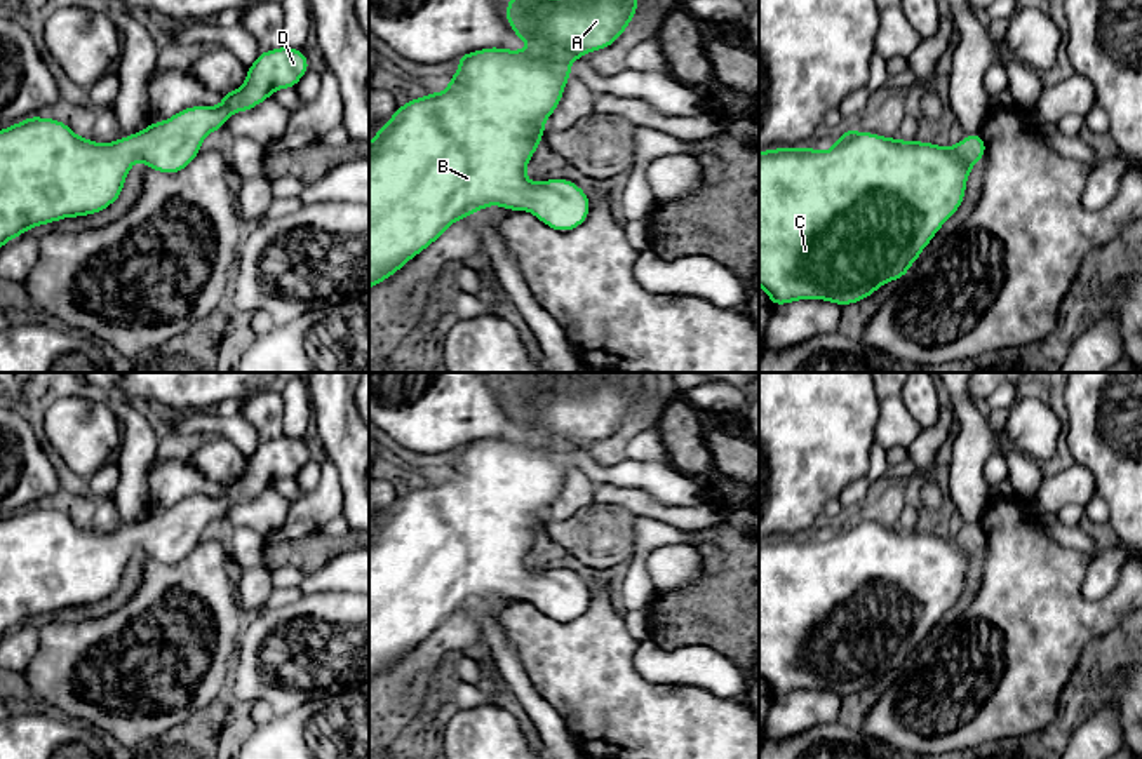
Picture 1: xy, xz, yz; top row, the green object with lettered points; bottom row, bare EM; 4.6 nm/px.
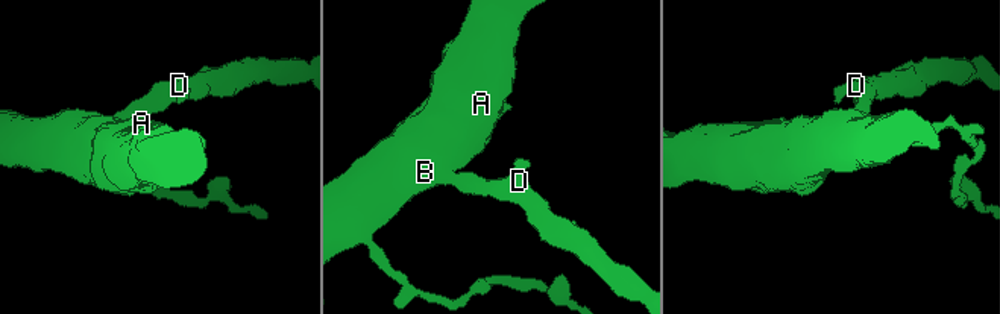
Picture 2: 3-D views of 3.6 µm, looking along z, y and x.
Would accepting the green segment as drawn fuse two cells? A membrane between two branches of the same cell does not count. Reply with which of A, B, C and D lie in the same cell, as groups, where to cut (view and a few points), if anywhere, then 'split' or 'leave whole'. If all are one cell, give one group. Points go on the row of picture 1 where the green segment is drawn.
A B C D; no cut; leave whole

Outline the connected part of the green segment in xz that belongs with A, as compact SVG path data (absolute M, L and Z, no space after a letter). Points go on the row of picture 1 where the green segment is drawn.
M508 0L503 10L505 19L510 23L512 31L519 40L529 42L529 50L508 50L503 47L487 47L456 57L460 63L458 71L449 77L449 89L442 92L428 92L425 97L414 97L402 106L397 106L392 118L380 127L369 141L369 289L381 284L397 273L409 259L418 256L423 249L430 247L453 223L482 211L487 205L500 205L515 212L517 209L529 211L541 223L555 232L573 232L583 225L590 214L590 197L569 179L545 179L529 183L526 167L541 143L547 131L545 120L559 108L566 82L571 73L571 59L581 61L587 52L601 50L613 45L637 14L639 0Z

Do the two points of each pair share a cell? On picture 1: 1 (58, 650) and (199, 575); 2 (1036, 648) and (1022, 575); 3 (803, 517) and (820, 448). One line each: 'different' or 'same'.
1: same
2: same
3: same

